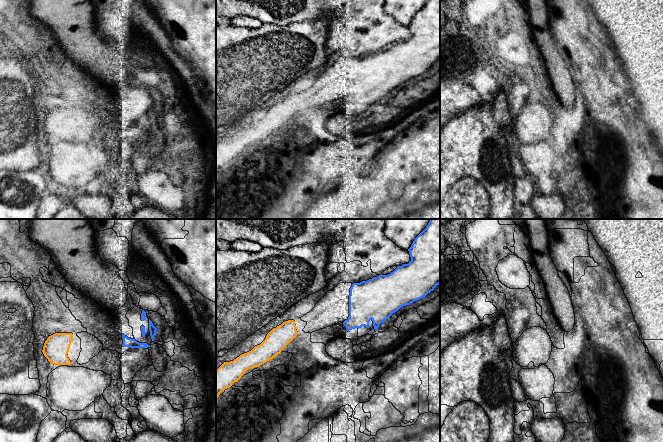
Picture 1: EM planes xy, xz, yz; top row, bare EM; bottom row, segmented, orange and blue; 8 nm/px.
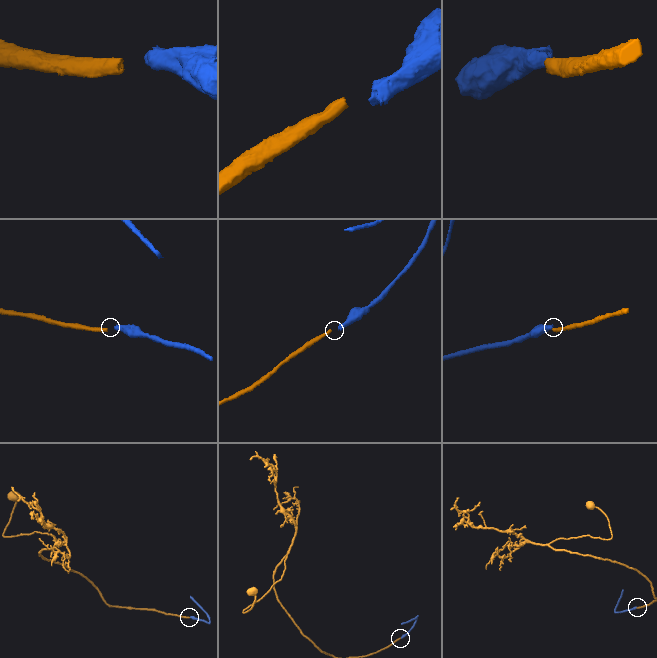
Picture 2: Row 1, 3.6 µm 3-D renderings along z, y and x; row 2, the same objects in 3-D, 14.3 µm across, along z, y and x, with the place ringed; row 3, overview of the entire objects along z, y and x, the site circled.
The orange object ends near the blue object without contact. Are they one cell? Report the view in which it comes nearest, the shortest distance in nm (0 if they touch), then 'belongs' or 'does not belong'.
view xz; gap 380 nm; belongs

